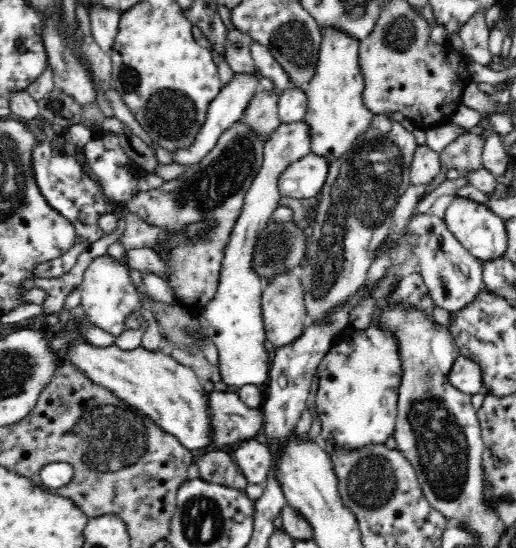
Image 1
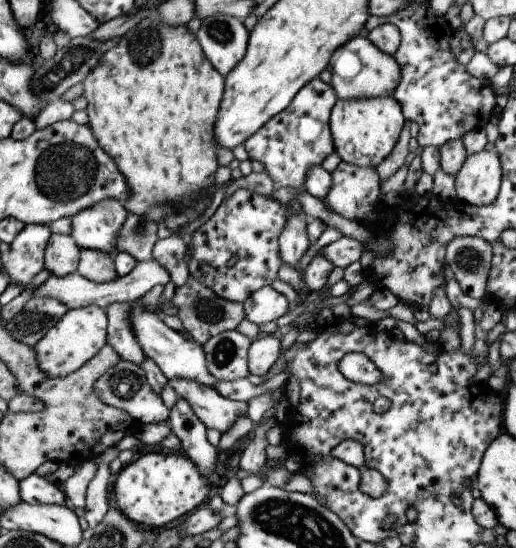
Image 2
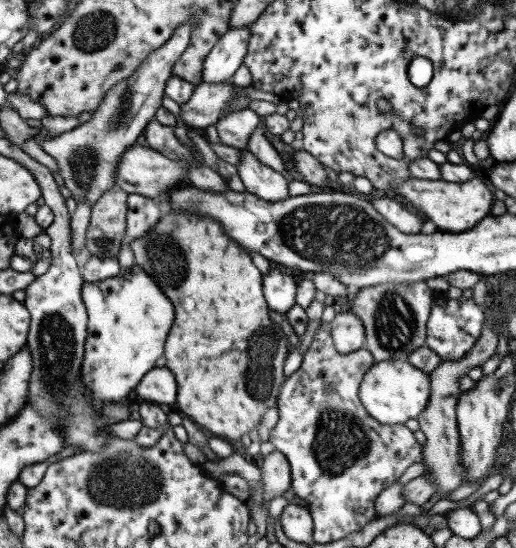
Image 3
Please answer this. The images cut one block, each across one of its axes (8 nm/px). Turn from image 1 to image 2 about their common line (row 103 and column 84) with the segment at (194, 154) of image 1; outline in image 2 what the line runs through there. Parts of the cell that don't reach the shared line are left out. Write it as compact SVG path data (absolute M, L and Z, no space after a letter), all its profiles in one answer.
M105 199L72 218L72 233L80 249L116 254L117 235L128 217L120 201Z

